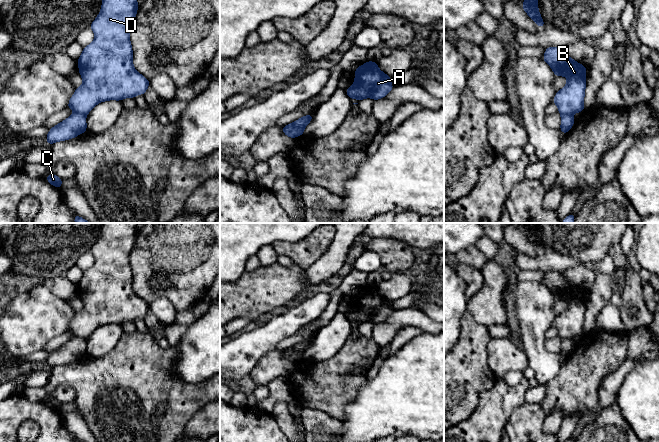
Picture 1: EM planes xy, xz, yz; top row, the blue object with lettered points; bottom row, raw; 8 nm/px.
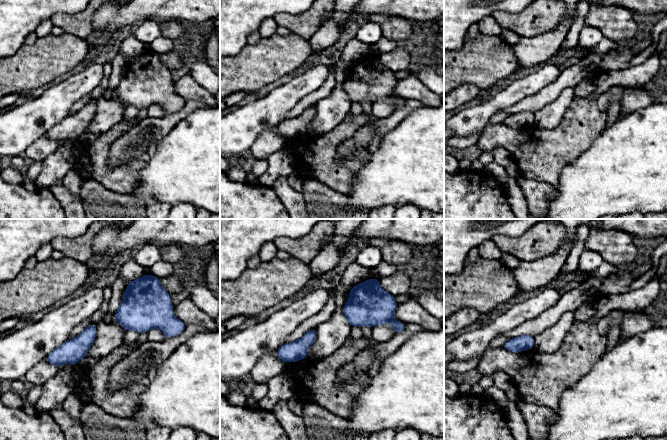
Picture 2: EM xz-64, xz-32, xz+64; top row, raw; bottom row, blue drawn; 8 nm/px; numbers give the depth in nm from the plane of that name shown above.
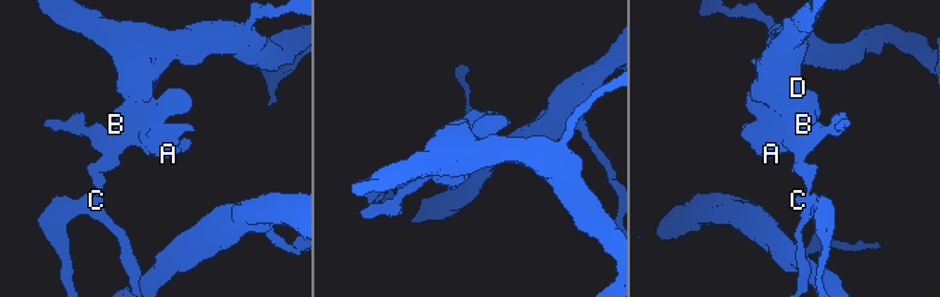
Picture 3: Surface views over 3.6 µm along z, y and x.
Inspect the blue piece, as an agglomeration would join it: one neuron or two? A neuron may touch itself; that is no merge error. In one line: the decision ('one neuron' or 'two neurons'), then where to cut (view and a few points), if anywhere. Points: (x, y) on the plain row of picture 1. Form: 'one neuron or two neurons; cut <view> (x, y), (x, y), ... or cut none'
two neurons; cut xz (306, 342), (306, 346), (302, 350), (286, 349)

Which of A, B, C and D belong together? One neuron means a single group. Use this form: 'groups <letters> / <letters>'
groups A B D / C

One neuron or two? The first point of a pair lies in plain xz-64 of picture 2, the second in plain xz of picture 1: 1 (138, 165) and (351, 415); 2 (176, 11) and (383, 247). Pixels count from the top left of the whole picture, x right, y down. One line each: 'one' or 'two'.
1: two
2: two

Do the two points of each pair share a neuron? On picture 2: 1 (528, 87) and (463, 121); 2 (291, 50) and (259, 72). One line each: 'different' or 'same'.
1: same
2: same

